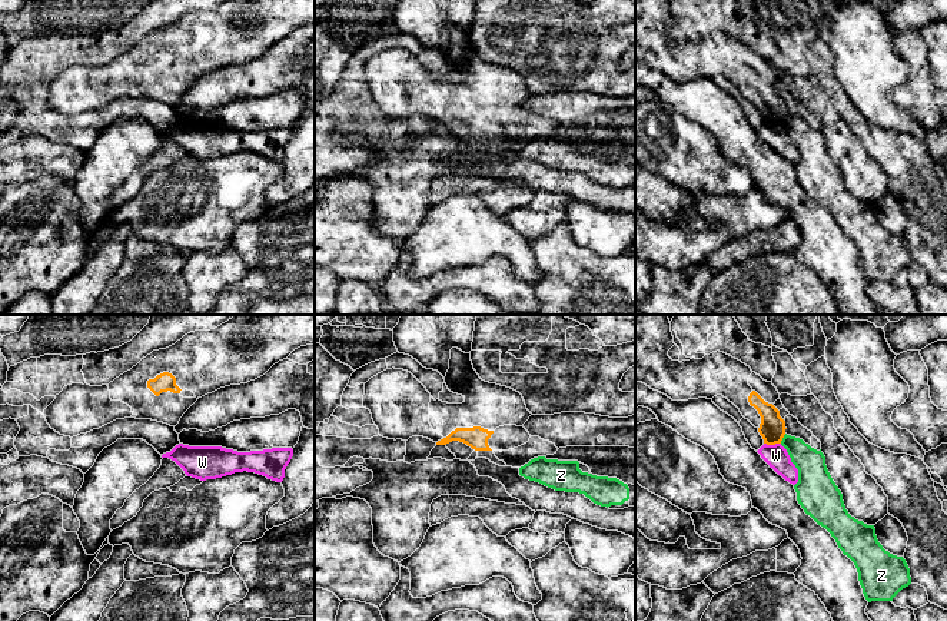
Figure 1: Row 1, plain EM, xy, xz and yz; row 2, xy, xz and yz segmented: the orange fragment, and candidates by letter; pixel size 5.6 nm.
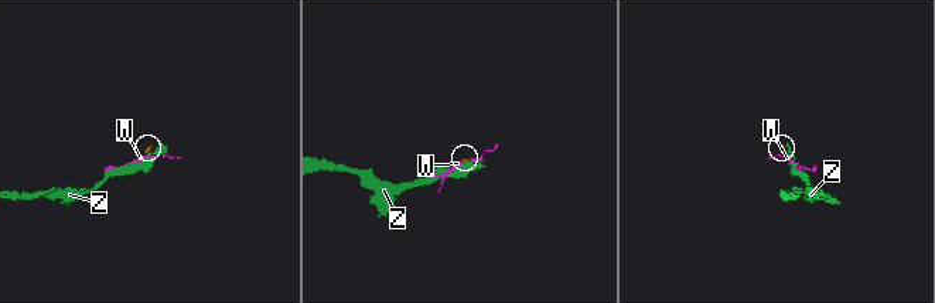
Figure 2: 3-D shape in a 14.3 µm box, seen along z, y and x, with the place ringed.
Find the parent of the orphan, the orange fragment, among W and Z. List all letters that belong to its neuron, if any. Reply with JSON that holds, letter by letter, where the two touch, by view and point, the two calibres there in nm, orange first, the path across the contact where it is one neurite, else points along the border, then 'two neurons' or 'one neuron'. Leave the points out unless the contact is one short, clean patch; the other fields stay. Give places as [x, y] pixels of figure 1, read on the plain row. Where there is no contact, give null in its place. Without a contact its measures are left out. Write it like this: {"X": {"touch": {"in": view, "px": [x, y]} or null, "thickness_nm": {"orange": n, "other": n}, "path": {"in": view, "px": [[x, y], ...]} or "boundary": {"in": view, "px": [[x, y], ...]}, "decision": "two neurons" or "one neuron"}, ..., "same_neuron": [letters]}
{"W": {"touch": {"in": "yz", "px": [773, 123]}, "thickness_nm": {"orange": 140, "other": 130}, "boundary": {"in": "yz", "px": [[764, 122], [780, 123]]}, "decision": "two neurons"}, "Z": {"touch": {"in": "yz", "px": [783, 116]}, "thickness_nm": {"orange": 140, "other": 160}, "boundary": {"in": "yz", "px": [[786, 113], [780, 122]]}, "decision": "two neurons"}, "same_neuron": []}

